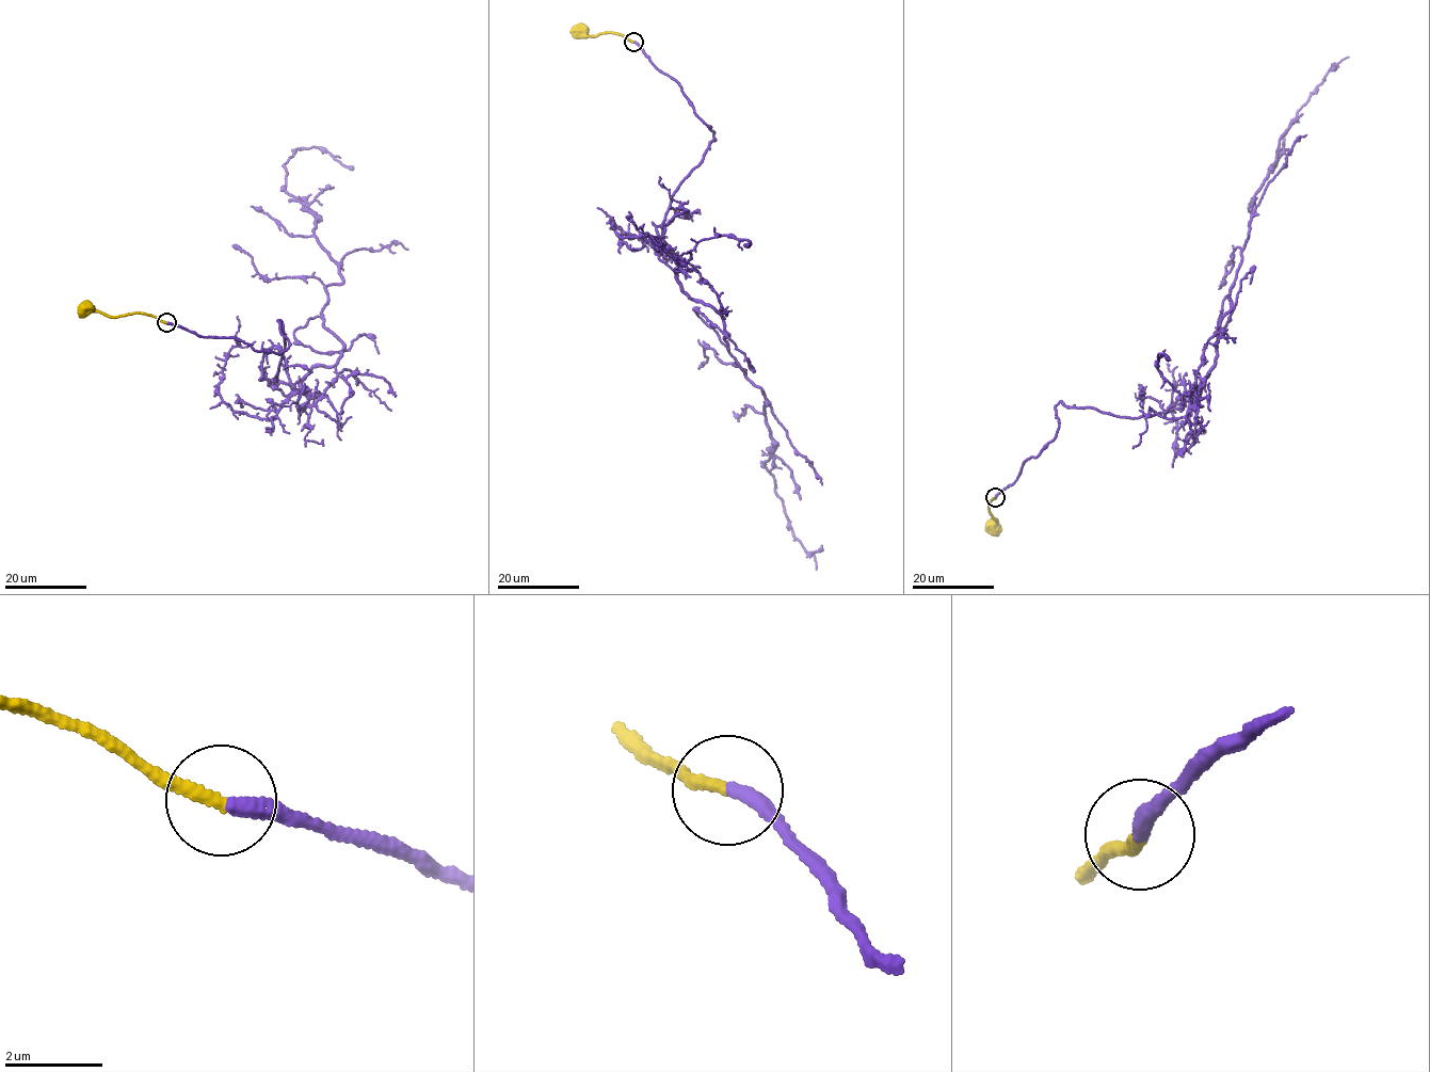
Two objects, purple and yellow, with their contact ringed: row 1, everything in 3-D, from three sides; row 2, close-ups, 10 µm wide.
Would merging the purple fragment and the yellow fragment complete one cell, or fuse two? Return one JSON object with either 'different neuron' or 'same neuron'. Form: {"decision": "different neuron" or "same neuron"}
{"decision": "same neuron"}

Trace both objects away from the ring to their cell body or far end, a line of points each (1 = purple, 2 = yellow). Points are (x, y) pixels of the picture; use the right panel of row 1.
1: (995, 497), (1054, 441), (1059, 401), (1136, 418), (1199, 400), (1255, 195), (1331, 70)
2: (996, 497), (989, 505), (991, 513), (997, 521), (993, 527)

